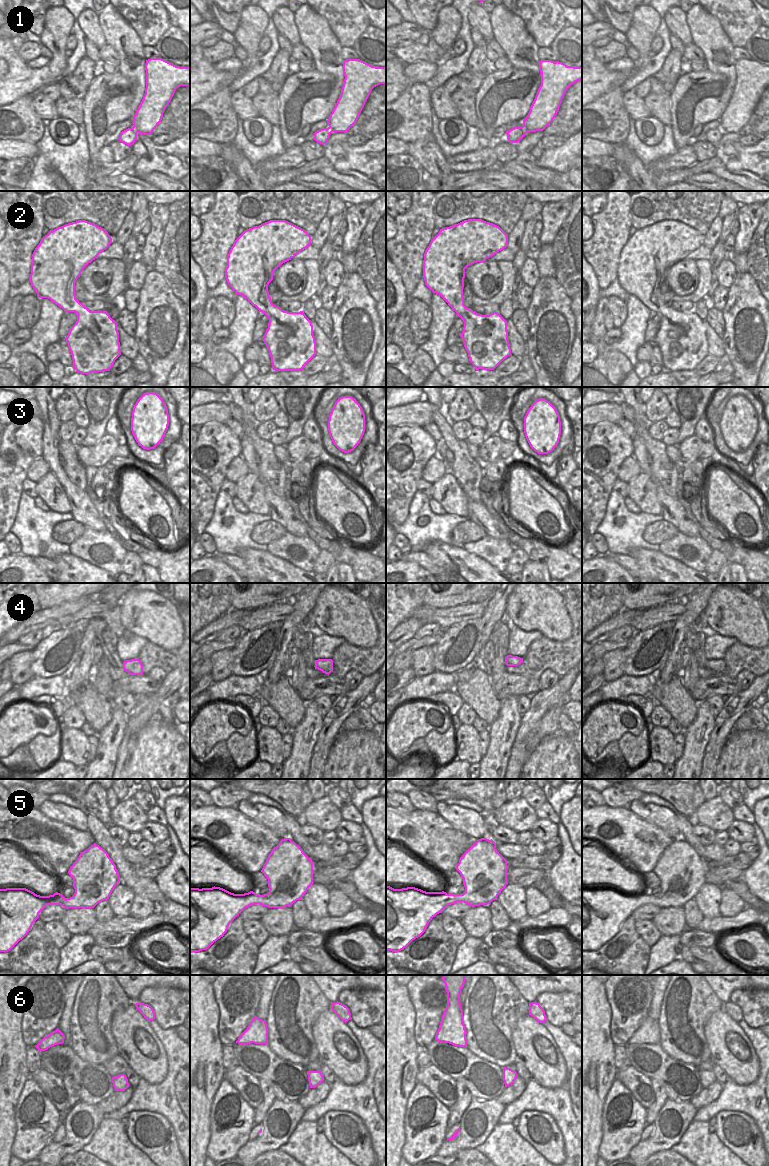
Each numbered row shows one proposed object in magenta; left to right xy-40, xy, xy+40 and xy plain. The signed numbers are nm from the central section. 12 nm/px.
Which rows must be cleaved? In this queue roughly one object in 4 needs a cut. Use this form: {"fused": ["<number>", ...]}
{"fused": ["3"]}

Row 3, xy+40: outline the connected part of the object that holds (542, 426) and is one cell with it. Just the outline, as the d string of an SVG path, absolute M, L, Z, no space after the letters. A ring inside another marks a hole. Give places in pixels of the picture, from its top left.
M544 398L536 400L524 417L524 433L530 447L535 452L536 445L545 448L551 448L553 445L556 447L561 435L561 421L556 408Z

